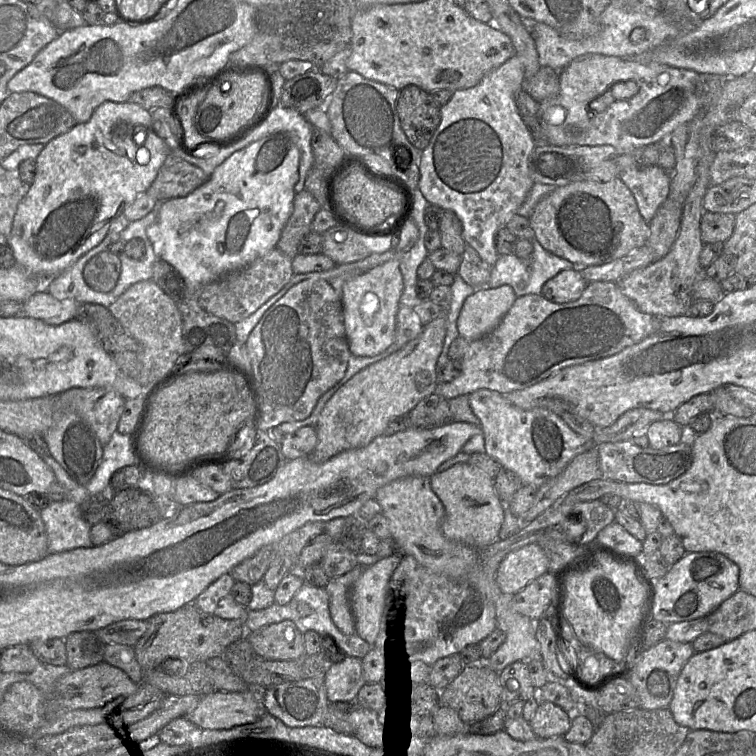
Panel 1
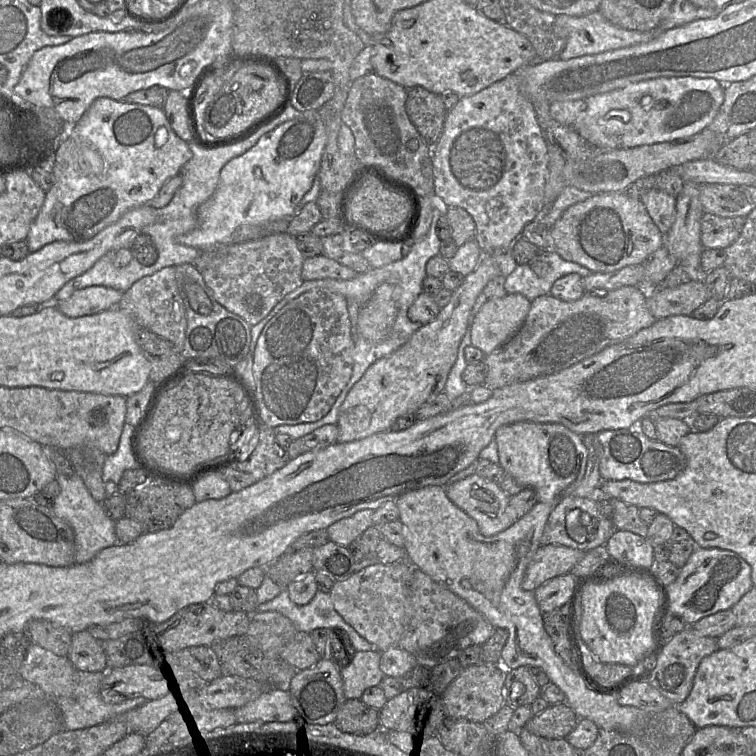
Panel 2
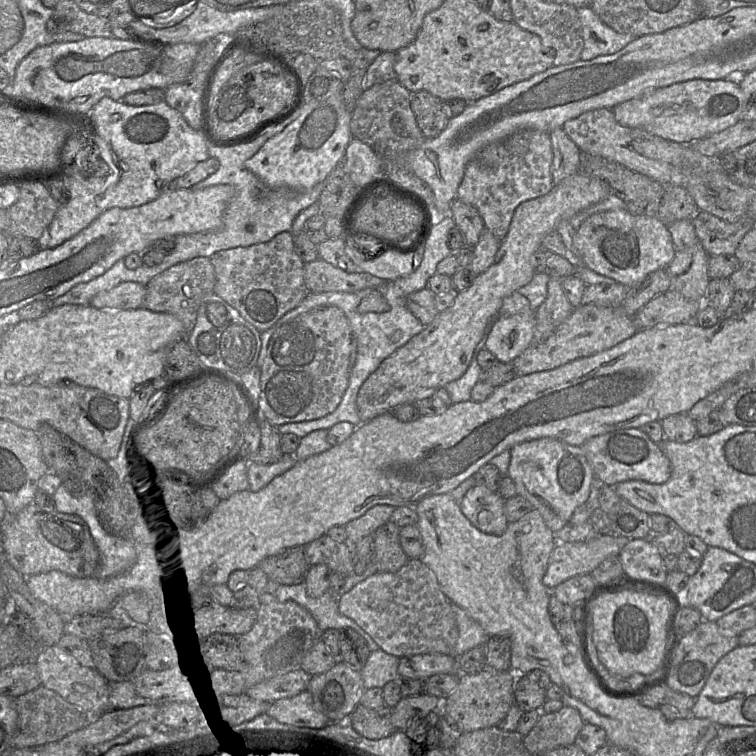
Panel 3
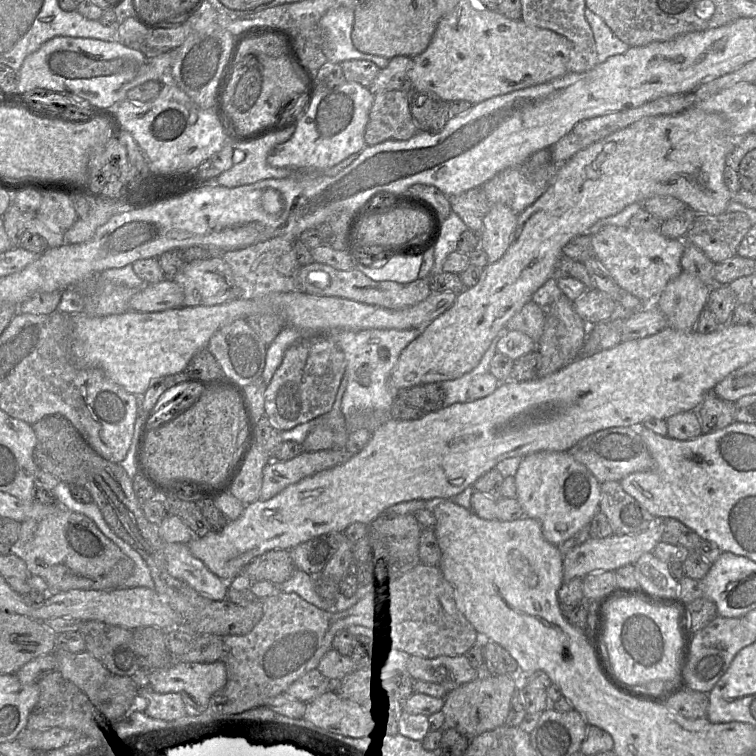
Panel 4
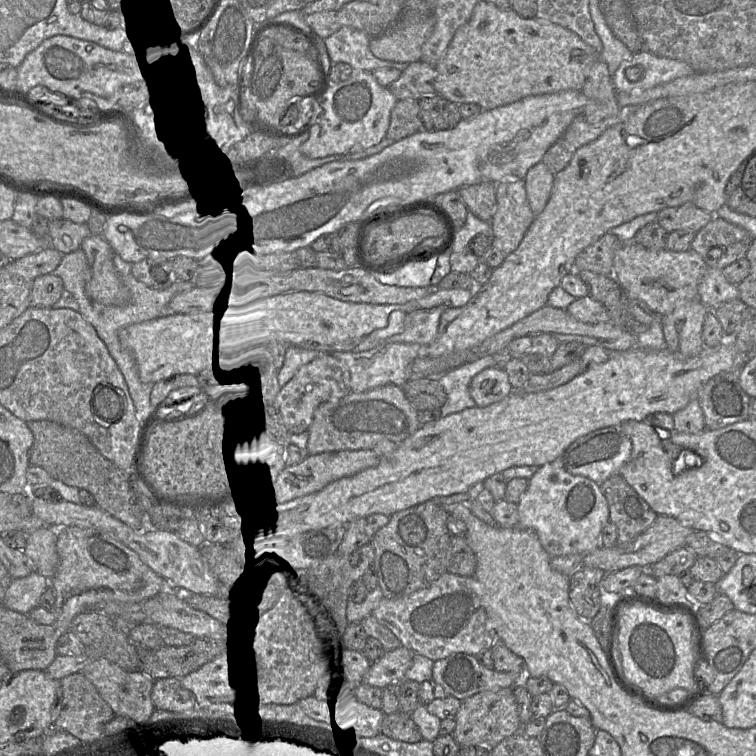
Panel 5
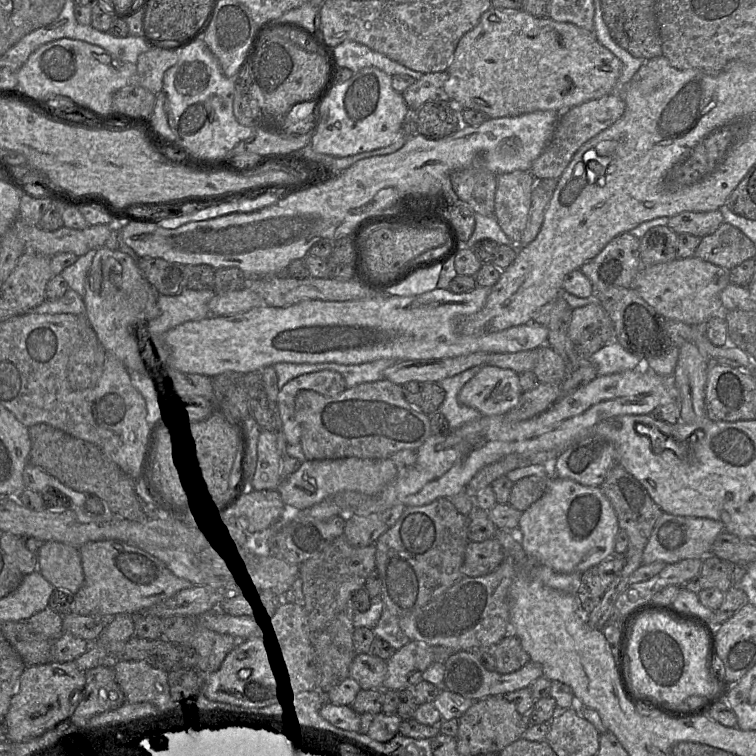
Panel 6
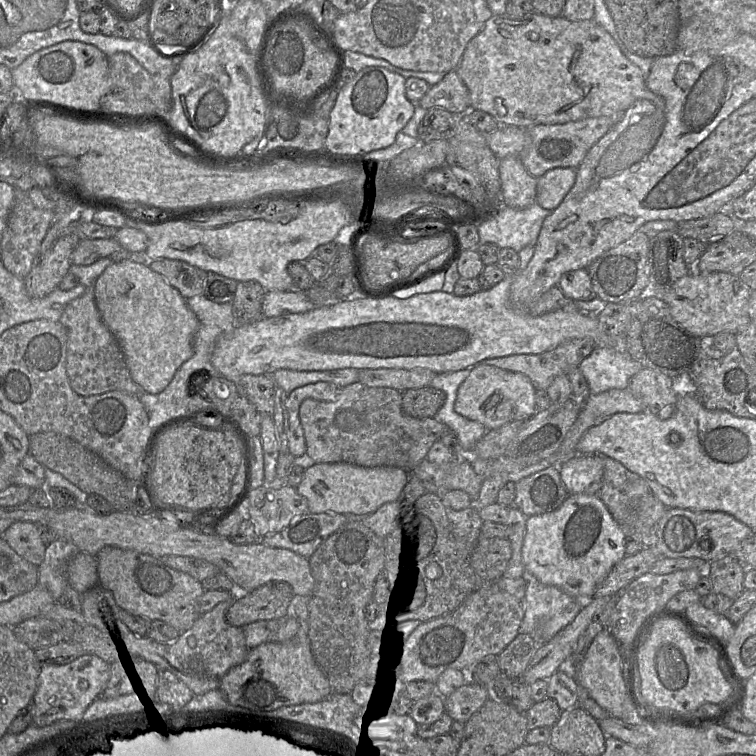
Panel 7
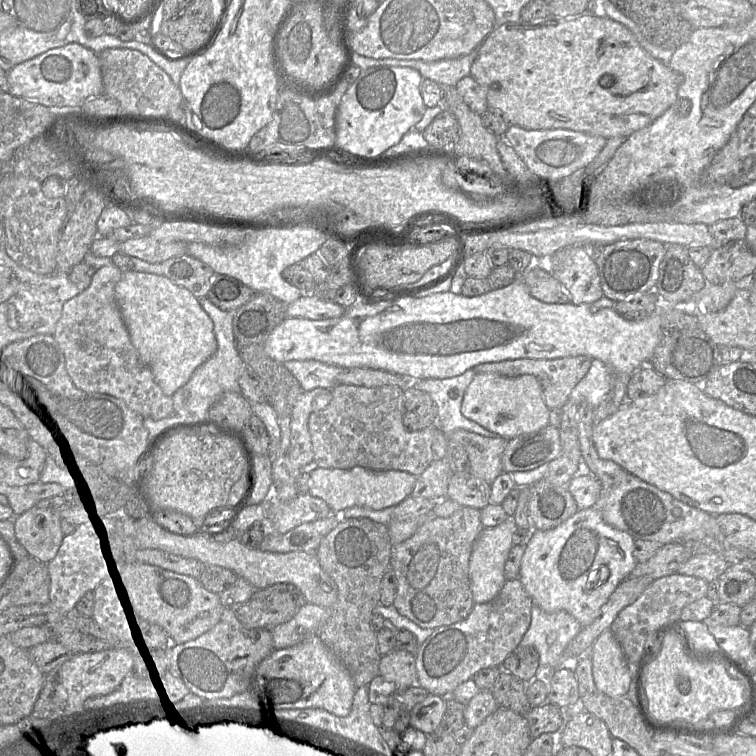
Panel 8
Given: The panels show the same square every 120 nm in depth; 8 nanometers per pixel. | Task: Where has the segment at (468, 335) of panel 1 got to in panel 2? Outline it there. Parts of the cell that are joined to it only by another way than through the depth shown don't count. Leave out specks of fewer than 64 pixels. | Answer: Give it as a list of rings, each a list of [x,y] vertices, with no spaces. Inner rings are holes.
[[[510,293],[501,298],[487,299],[472,317],[469,330],[471,345],[485,355],[503,346],[522,327],[529,312],[531,301],[522,294]]]

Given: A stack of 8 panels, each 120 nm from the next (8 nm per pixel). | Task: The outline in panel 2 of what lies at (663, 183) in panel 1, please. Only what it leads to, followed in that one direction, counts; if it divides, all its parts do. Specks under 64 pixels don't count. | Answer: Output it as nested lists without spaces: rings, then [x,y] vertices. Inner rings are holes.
[[[653,188],[643,193],[640,201],[656,226],[663,234],[666,234],[675,221],[676,198],[660,189]]]

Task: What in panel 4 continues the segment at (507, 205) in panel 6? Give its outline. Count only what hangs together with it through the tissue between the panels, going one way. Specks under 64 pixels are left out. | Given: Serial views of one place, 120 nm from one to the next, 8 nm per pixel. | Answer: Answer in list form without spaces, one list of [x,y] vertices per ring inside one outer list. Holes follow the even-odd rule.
[[[491,204],[481,232],[481,247],[487,254],[489,264],[498,261],[508,249],[513,240],[518,214],[504,204]]]

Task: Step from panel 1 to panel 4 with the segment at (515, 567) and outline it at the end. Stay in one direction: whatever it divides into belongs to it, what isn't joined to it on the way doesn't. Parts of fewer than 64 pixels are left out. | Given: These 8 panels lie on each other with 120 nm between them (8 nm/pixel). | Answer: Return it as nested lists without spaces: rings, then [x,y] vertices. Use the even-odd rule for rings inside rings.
[[[656,517],[644,531],[636,534],[616,535],[605,538],[589,538],[582,544],[572,548],[563,556],[563,582],[573,578],[584,578],[591,573],[616,571],[626,565],[634,565],[645,553],[652,552],[655,546],[662,541],[664,518]]]

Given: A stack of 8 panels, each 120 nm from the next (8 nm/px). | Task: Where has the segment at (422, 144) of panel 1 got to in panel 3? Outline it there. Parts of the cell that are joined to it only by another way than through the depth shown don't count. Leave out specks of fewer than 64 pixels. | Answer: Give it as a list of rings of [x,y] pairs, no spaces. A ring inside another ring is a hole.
[[[425,90],[412,93],[411,110],[426,139],[439,135],[451,118],[446,110],[445,101]]]

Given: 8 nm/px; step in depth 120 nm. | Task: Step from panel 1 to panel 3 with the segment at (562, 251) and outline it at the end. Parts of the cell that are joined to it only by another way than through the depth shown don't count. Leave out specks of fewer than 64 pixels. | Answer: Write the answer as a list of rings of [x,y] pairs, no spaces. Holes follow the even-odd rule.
[[[627,209],[599,212],[588,217],[576,230],[575,246],[581,263],[576,265],[584,265],[630,288],[642,281],[649,273],[667,268],[676,251],[667,225],[657,216],[632,215]]]

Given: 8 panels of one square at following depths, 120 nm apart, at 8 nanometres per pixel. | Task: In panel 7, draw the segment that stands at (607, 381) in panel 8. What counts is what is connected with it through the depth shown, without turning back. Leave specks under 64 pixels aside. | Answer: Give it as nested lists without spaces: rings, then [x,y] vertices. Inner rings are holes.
[[[595,348],[579,365],[591,394],[626,389],[631,377],[642,369],[625,351],[613,348]]]

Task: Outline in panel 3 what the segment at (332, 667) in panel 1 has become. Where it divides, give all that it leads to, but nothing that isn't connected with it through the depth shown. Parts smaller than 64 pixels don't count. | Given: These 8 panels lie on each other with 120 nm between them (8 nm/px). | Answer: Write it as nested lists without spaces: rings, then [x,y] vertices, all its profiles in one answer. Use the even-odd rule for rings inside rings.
[[[381,649],[371,652],[360,671],[364,688],[382,688],[388,682],[398,680],[399,661],[399,657]]]

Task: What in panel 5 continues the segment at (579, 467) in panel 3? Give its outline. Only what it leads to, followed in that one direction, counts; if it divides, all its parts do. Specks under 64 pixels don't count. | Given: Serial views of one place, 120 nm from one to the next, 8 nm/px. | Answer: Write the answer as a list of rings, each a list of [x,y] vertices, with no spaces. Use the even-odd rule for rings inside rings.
[[[546,463],[528,479],[526,491],[517,504],[520,528],[534,531],[550,557],[586,555],[600,547],[601,531],[610,521],[609,506],[594,481]]]

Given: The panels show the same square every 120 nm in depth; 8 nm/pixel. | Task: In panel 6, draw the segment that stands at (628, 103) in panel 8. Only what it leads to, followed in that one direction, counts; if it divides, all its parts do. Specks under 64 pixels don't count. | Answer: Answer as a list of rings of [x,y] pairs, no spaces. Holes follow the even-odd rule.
[[[491,7],[480,18],[478,24],[465,33],[459,40],[452,61],[446,72],[449,75],[444,89],[459,109],[473,109],[485,113],[489,118],[513,117],[536,111],[553,110],[559,113],[584,102],[598,99],[602,96],[617,93],[619,78],[622,73],[623,63],[610,50],[604,47],[595,37],[594,33],[588,32],[572,23],[558,22],[549,17],[535,17],[523,10],[504,10]]]

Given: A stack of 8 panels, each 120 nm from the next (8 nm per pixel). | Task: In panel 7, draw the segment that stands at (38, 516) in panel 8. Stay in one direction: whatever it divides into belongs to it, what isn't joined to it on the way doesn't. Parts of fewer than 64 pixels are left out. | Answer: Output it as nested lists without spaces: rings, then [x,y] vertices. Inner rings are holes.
[[[16,521],[7,528],[2,537],[19,556],[38,567],[47,548],[41,538],[43,529],[33,522]]]

